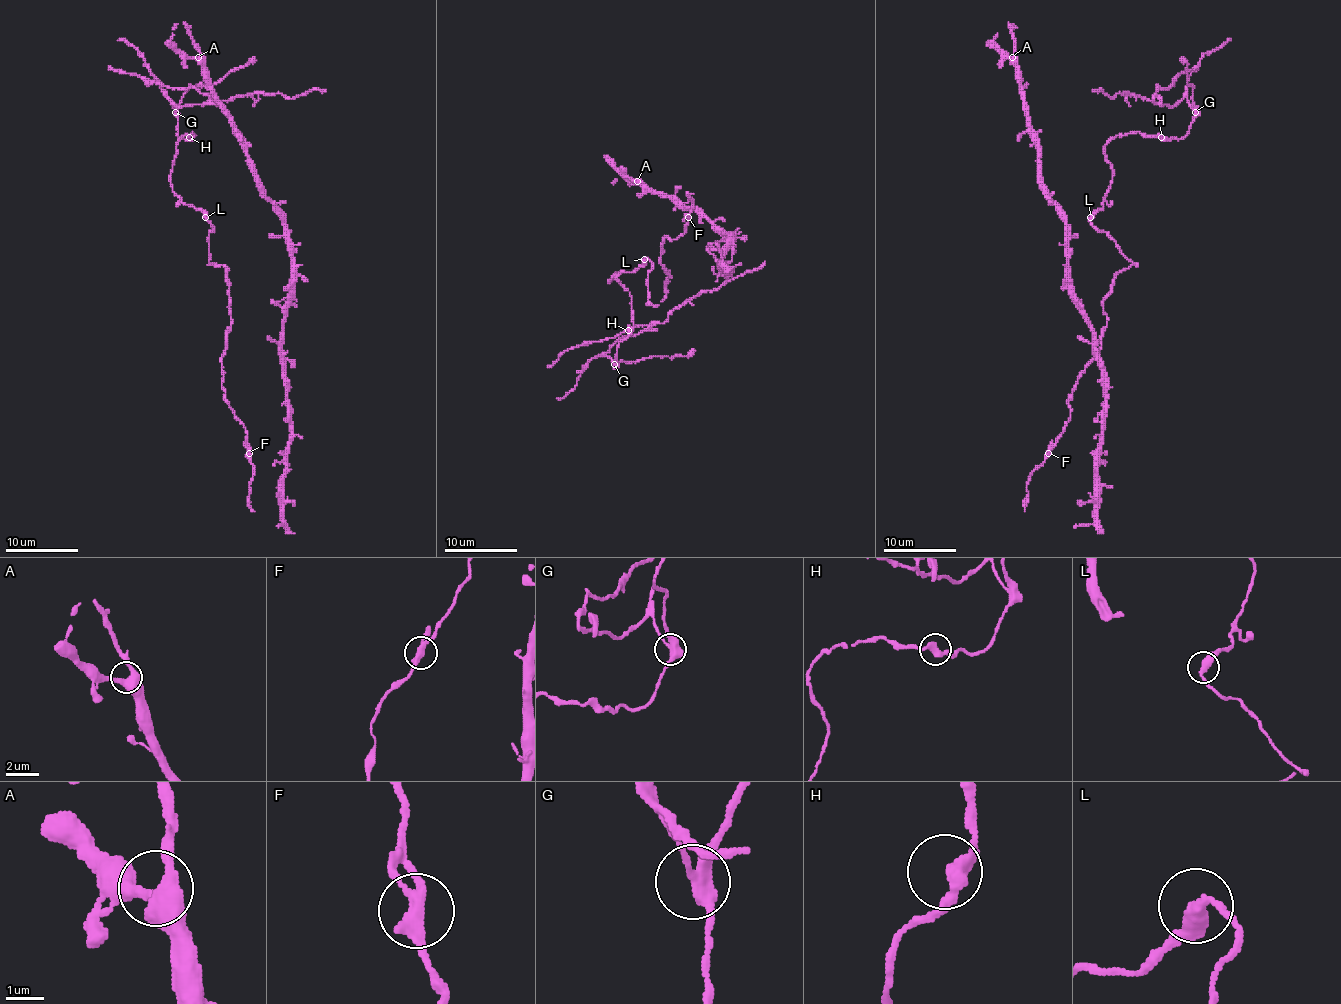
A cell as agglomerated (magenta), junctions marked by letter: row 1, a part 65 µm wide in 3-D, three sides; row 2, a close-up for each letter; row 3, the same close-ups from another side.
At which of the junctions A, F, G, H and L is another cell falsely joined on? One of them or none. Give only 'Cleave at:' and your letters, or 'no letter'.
Cleave at: G

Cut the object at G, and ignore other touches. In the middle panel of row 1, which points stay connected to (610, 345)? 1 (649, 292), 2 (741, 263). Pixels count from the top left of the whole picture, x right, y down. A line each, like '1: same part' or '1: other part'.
1: other part
2: other part

